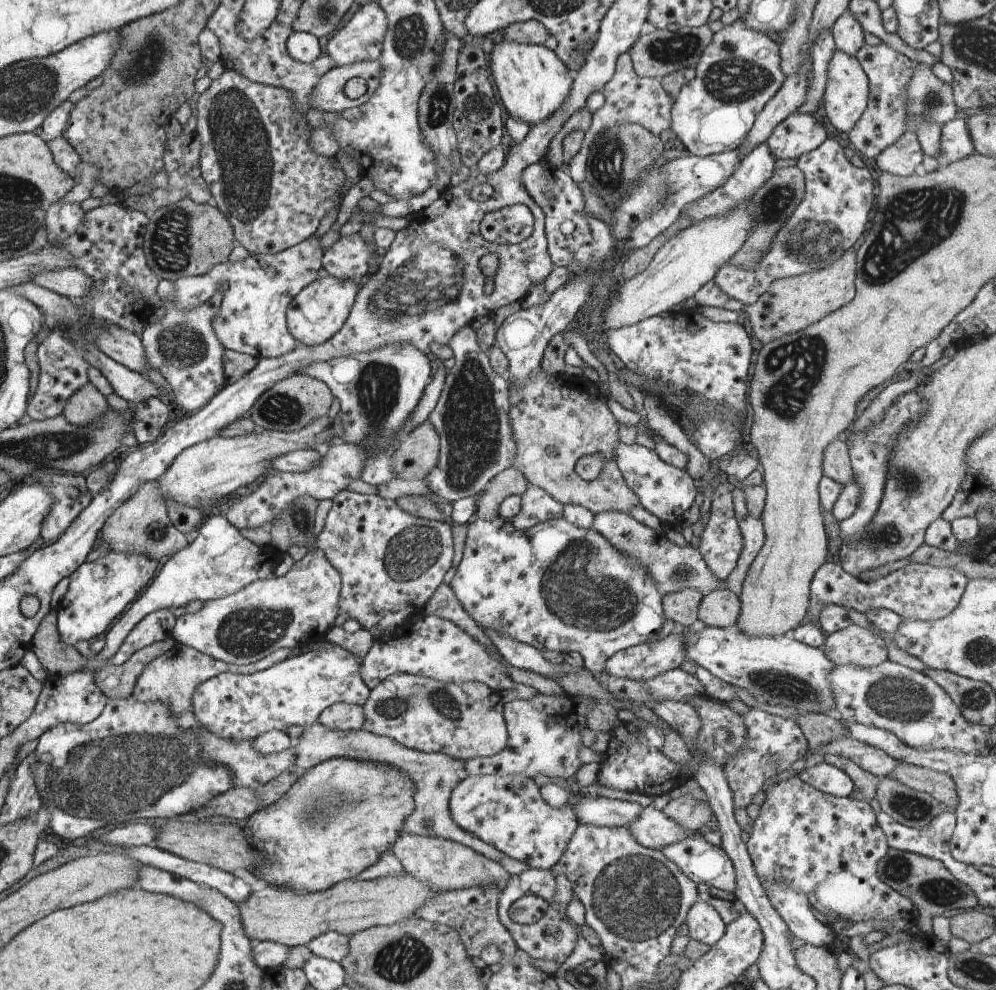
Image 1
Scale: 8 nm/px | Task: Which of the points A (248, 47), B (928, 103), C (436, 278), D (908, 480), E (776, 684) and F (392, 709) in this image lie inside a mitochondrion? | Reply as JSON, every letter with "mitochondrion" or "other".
{"A":"other","B":"mitochondrion","C":"mitochondrion","D":"mitochondrion","E":"mitochondrion","F":"mitochondrion"}

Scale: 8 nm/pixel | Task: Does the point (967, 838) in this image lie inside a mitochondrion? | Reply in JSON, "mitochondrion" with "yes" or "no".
{"mitochondrion":"no"}

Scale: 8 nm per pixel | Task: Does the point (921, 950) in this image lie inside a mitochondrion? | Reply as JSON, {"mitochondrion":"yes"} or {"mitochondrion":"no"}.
{"mitochondrion":"no"}

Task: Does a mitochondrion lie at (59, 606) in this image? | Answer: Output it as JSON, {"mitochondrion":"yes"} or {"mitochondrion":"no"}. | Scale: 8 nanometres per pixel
{"mitochondrion":"no"}

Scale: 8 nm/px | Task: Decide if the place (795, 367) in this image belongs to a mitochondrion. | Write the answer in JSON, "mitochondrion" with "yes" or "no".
{"mitochondrion":"yes"}

